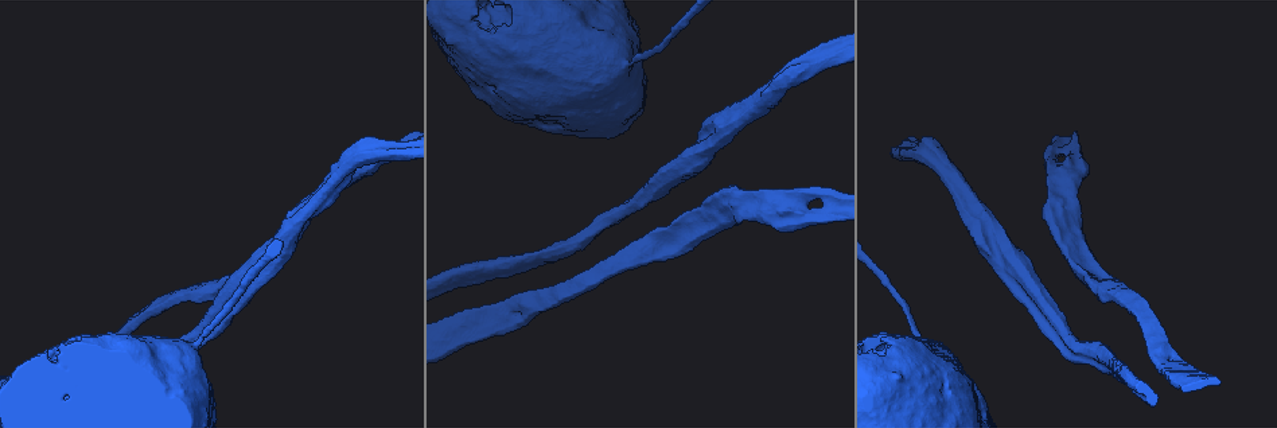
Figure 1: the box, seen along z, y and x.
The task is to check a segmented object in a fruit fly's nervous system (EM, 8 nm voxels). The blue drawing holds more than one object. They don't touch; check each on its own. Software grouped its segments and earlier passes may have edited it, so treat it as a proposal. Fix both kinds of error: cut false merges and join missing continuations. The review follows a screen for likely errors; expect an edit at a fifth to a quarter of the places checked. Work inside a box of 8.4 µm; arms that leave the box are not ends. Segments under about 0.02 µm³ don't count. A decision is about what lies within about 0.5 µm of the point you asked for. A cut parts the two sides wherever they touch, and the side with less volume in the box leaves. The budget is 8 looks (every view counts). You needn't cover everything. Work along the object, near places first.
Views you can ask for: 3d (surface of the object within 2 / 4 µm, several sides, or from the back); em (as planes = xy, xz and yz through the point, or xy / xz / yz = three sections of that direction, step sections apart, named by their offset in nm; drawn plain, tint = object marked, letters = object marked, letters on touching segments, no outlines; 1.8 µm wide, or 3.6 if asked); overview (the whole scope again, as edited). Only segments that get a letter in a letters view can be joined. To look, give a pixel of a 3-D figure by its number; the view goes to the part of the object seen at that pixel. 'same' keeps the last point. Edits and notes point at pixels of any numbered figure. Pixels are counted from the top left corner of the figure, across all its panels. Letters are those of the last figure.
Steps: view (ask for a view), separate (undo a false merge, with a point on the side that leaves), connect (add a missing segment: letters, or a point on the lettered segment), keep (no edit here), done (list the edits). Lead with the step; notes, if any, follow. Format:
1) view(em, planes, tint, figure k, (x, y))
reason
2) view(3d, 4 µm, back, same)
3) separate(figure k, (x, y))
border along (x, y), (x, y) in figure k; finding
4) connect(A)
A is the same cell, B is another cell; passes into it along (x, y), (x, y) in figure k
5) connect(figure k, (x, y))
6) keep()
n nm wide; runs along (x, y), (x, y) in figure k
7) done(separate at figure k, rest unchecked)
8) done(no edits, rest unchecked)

view(em, planes, letters, figure 1, (1077, 151))
closes a loop

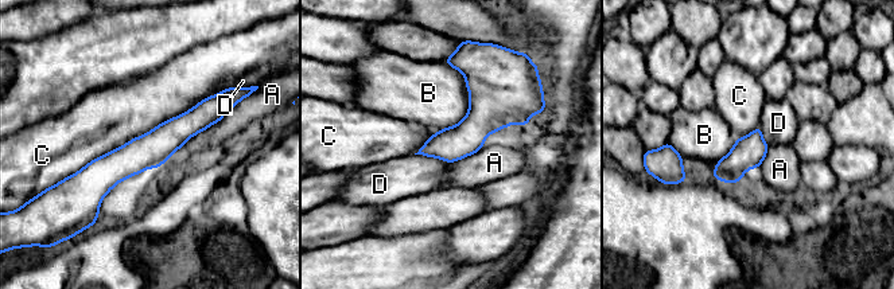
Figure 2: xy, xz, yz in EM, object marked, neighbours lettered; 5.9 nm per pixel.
keep()
A, B, C and D are other cells; border along (206, 97), (62, 180) in figure 2; continuous, no second cell

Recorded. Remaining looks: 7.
view(em, yz, step 8, tint, figure 1, (739, 220))
free end

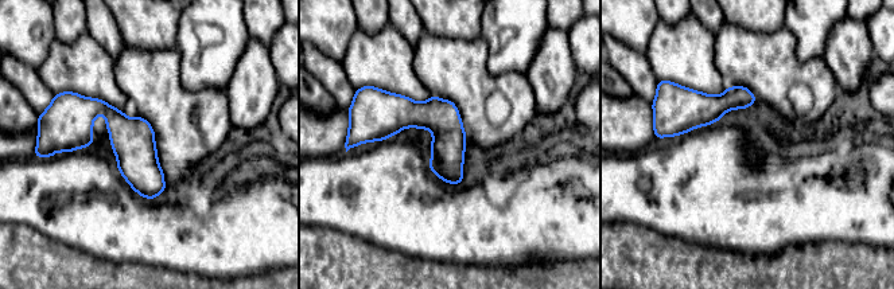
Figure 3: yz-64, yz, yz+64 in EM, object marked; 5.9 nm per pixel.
view(em, planes, letters, same)

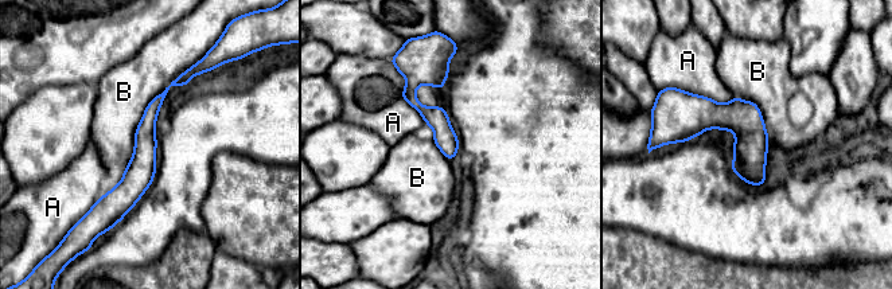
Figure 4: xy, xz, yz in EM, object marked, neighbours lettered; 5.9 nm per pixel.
keep()
140 nm wide; A and B are other cells; runs along (189, 74), (154, 105), (141, 170), (108, 213) in figure 4; none of them fits

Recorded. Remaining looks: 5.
view(em, 3.6 µm, planes, letters, figure 1, (53, 353))
closes a loop

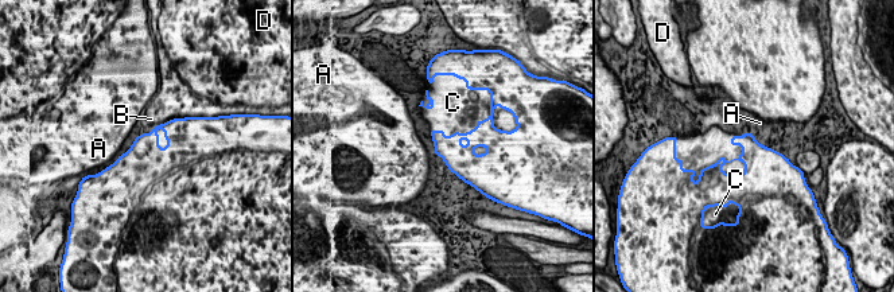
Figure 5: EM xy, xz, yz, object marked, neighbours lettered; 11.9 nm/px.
connect(C)
280 nm wide; C is the same cell, A, B and D are other cells; it goes on there

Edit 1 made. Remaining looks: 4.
done(connect at figure 5, rest unchecked)

